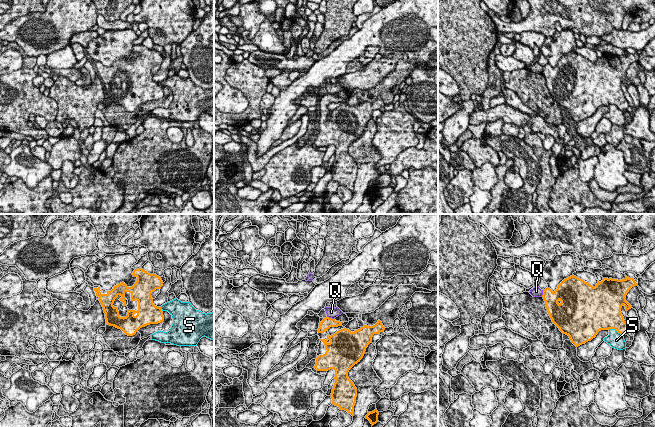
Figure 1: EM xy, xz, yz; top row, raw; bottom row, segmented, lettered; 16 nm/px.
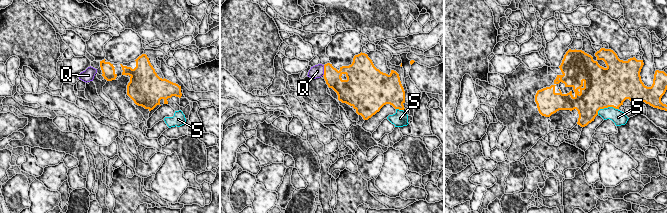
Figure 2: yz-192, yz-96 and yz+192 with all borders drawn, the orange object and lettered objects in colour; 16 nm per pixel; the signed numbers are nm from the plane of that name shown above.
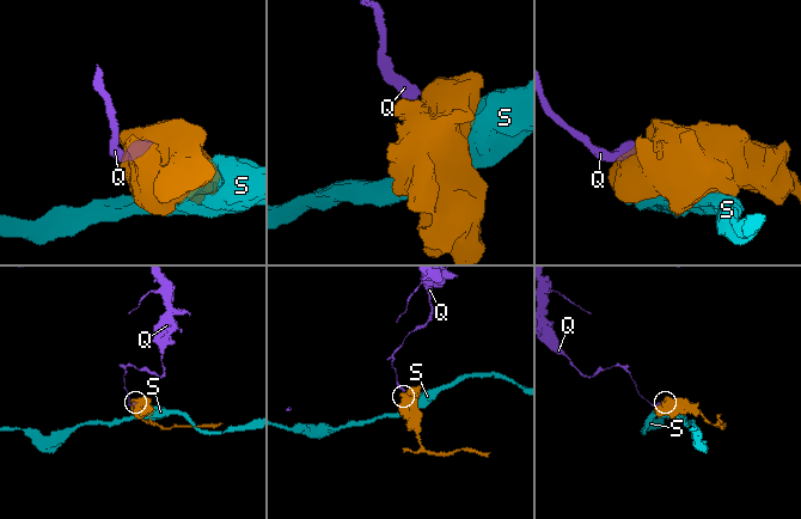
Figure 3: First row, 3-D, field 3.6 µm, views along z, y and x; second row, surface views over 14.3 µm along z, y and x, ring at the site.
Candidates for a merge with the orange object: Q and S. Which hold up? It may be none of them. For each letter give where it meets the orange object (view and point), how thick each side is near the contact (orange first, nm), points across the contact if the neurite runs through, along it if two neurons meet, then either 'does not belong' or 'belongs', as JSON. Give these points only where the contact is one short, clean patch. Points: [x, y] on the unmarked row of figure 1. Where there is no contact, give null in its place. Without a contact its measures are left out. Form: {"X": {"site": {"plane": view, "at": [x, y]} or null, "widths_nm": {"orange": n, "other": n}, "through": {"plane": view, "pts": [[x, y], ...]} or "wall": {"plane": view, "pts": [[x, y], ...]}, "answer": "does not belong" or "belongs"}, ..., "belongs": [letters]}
{"Q": {"site": {"plane": "xz", "at": [330, 94]}, "widths_nm": {"orange": 180, "other": 170}, "wall": {"plane": "xz", "pts": [[327, 92], [333, 95]]}, "answer": "does not belong"}, "S": {"site": {"plane": "yz", "at": [616, 106]}, "widths_nm": {"orange": 380, "other": 260}, "answer": "does not belong"}, "belongs": []}

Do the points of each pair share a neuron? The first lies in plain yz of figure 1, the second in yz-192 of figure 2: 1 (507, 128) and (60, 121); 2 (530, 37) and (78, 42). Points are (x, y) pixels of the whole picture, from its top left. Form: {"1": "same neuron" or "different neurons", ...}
{"1": "different neurons", "2": "different neurons"}

